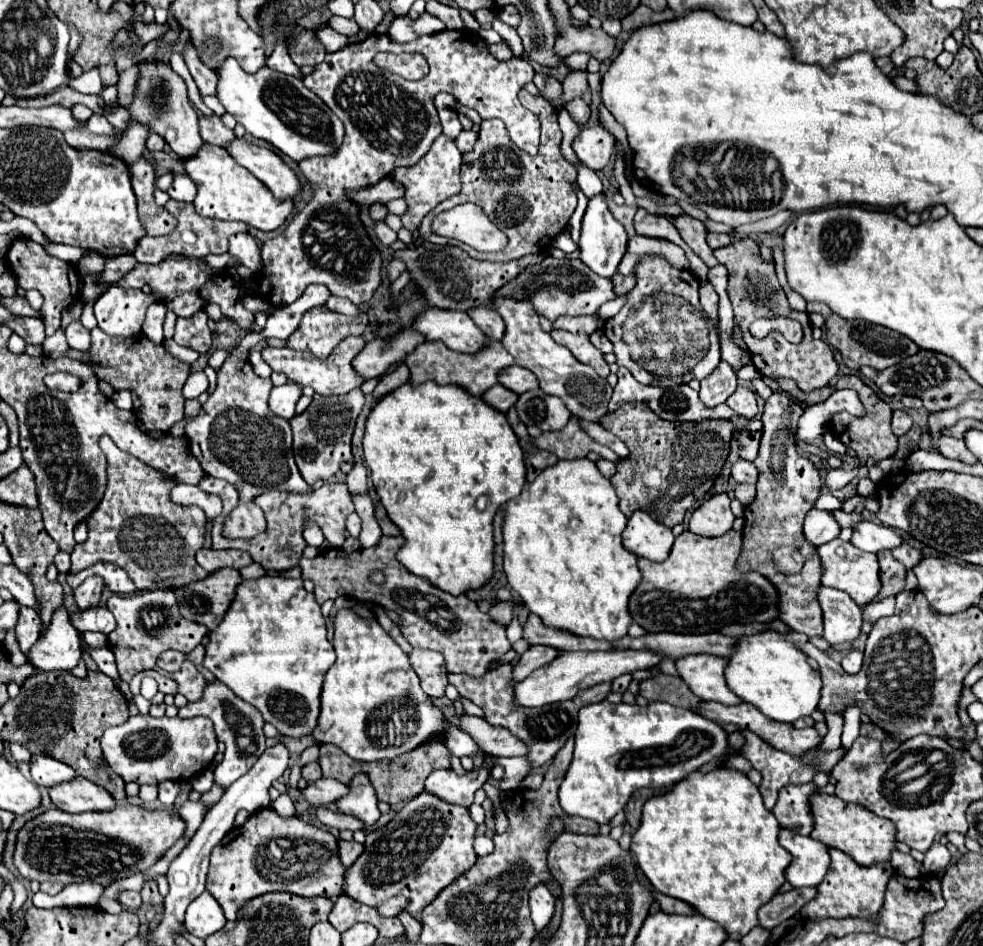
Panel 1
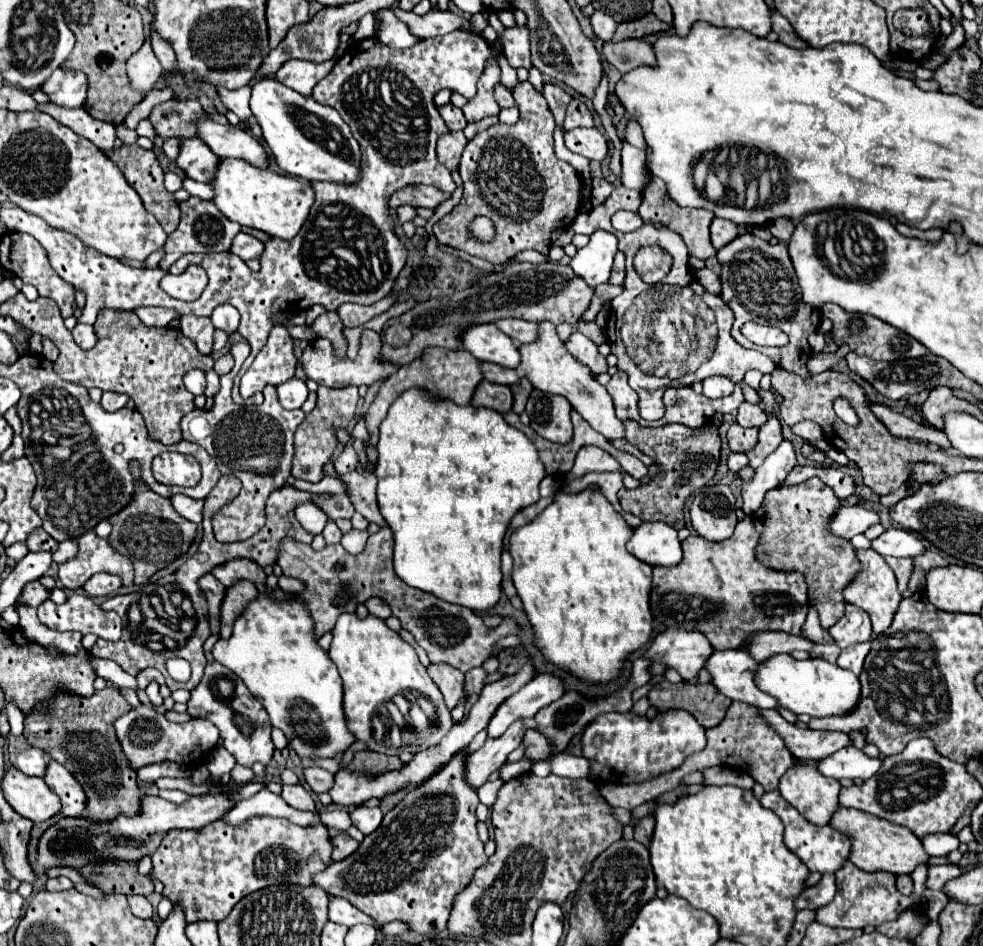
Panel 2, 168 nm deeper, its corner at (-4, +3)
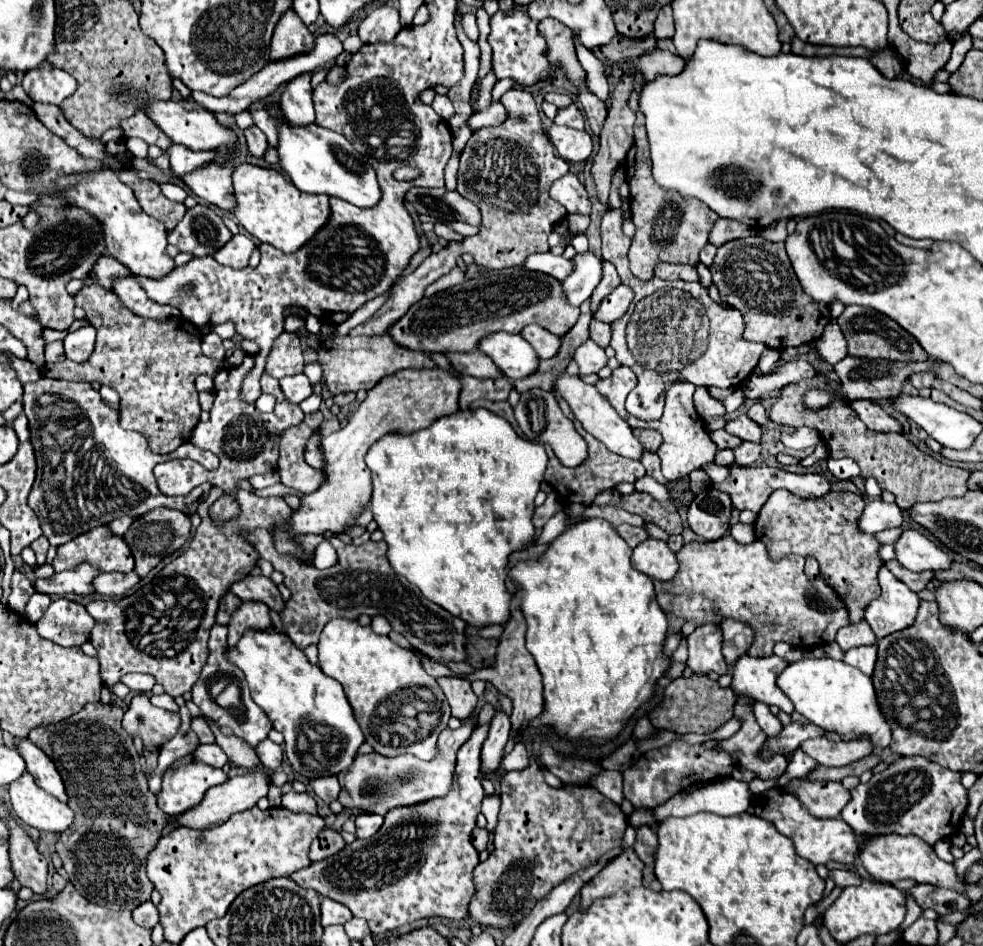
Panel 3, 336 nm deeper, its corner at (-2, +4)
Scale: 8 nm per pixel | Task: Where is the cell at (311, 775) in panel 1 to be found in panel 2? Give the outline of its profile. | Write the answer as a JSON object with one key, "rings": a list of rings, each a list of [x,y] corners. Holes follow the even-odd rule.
{"rings":[[[309,767],[309,769],[305,769],[305,781],[313,789],[313,793],[327,793],[331,789],[331,785],[335,783],[335,777],[333,777],[333,773],[329,773],[321,767]]]}

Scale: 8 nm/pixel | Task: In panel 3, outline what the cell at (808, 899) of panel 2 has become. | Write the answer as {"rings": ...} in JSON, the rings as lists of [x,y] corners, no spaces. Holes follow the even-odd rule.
{"rings":[[[829,870],[829,878],[835,882],[835,886],[845,888],[845,886],[853,886],[859,884],[859,878],[847,870]]]}

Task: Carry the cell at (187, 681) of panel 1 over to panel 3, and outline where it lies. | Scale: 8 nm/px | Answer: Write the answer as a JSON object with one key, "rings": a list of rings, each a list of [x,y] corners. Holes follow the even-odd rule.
{"rings":[[[213,486],[209,496],[199,504],[197,514],[201,516],[201,524],[189,550],[165,566],[149,584],[121,600],[93,600],[87,604],[87,612],[97,622],[107,624],[95,628],[89,638],[97,650],[101,678],[107,688],[115,686],[117,678],[129,672],[147,672],[157,678],[169,696],[189,692],[209,656],[209,628],[215,624],[219,598],[229,590],[233,580],[247,574],[259,560],[259,552],[247,540],[247,532],[257,528],[267,528],[269,532],[289,528],[293,510],[281,496],[259,497],[245,490],[237,492],[243,514],[229,528],[217,528],[207,514],[217,496],[221,496],[221,488]]]}

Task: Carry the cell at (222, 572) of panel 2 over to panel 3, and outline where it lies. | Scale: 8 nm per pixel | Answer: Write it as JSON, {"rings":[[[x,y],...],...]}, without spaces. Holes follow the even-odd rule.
{"rings":[[[243,576],[241,580],[233,582],[229,586],[229,590],[239,596],[241,600],[259,600],[259,602],[265,602],[269,608],[273,610],[281,610],[283,608],[283,600],[281,600],[281,594],[277,590],[277,586],[273,584],[271,578],[267,576]]]}

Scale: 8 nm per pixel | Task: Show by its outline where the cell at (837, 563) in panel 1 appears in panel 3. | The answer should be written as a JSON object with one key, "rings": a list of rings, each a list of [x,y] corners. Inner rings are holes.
{"rings":[[[885,564],[879,568],[877,580],[881,586],[881,594],[867,604],[865,620],[873,628],[875,636],[883,638],[913,624],[917,616],[919,596],[901,580],[897,580]]]}

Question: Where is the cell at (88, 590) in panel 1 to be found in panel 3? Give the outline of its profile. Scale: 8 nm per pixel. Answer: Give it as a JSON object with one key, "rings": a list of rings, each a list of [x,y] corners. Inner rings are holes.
{"rings":[[[109,572],[109,574],[99,574],[93,580],[93,588],[95,588],[95,594],[117,598],[117,596],[123,596],[137,582],[139,582],[139,576],[135,572],[129,572],[129,574],[121,574],[121,572],[111,574]]]}

